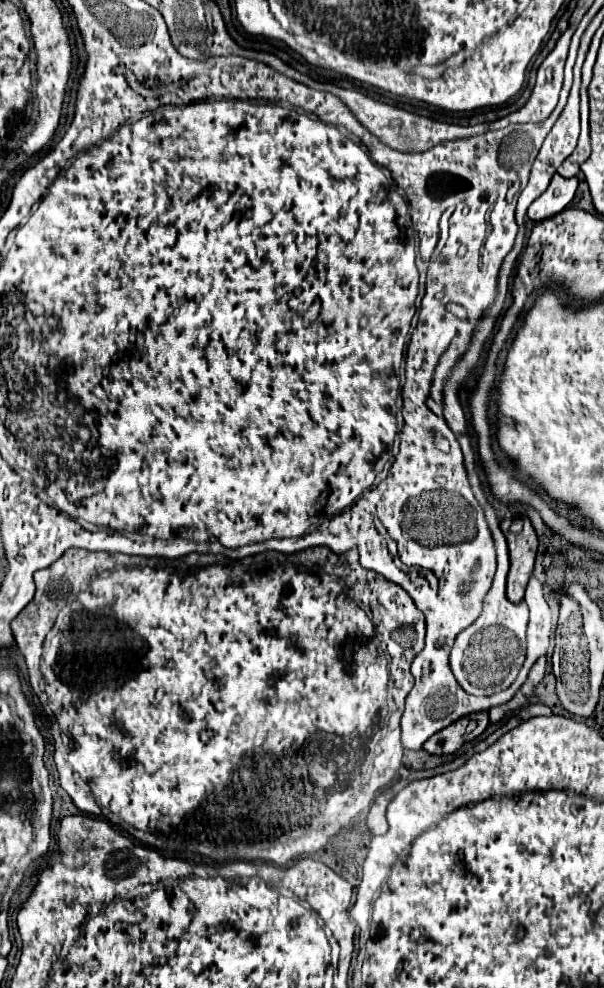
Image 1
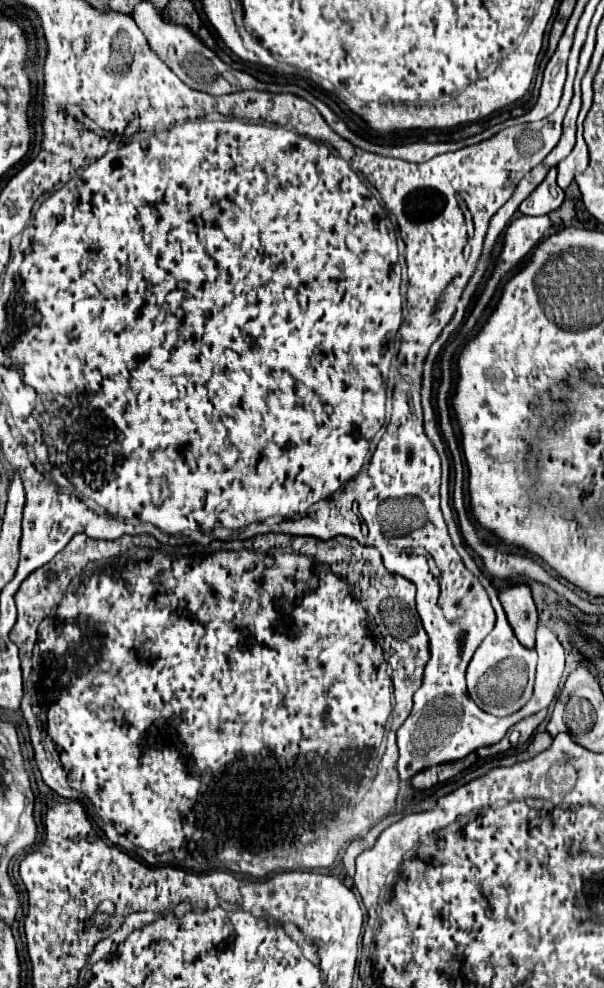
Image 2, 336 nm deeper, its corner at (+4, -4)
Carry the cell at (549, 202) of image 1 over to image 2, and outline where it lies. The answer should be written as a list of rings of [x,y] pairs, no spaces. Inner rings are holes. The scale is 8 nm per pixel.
[[[551,168],[547,178],[543,180],[543,184],[539,184],[533,190],[533,194],[527,196],[521,202],[521,206],[519,206],[521,214],[525,214],[525,216],[545,216],[545,214],[557,210],[563,204],[565,192],[557,186],[555,178],[557,178],[557,170]]]

